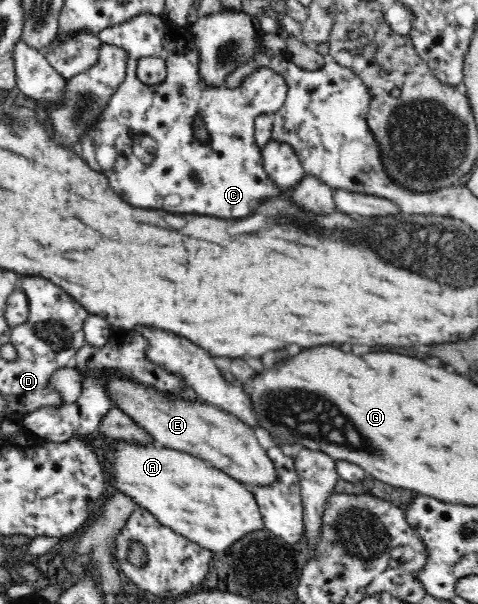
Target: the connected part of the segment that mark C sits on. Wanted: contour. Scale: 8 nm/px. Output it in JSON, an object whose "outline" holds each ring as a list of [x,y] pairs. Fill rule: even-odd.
{"outline":[[[138,16],[120,26],[106,28],[100,32],[99,40],[101,44],[116,46],[126,52],[126,75],[124,83],[109,100],[104,115],[83,136],[80,142],[81,157],[90,168],[106,176],[122,200],[138,208],[184,214],[196,212],[218,218],[244,218],[266,196],[282,193],[265,171],[261,148],[254,139],[255,118],[261,114],[272,116],[285,103],[288,87],[282,76],[263,67],[245,77],[234,88],[208,86],[200,77],[200,47],[196,45],[194,35],[187,27],[176,26],[167,18],[158,16]],[[146,56],[165,60],[167,78],[162,84],[150,87],[137,78],[137,62]],[[196,121],[200,121],[202,129],[206,131],[206,137],[202,140],[193,130]]]}

